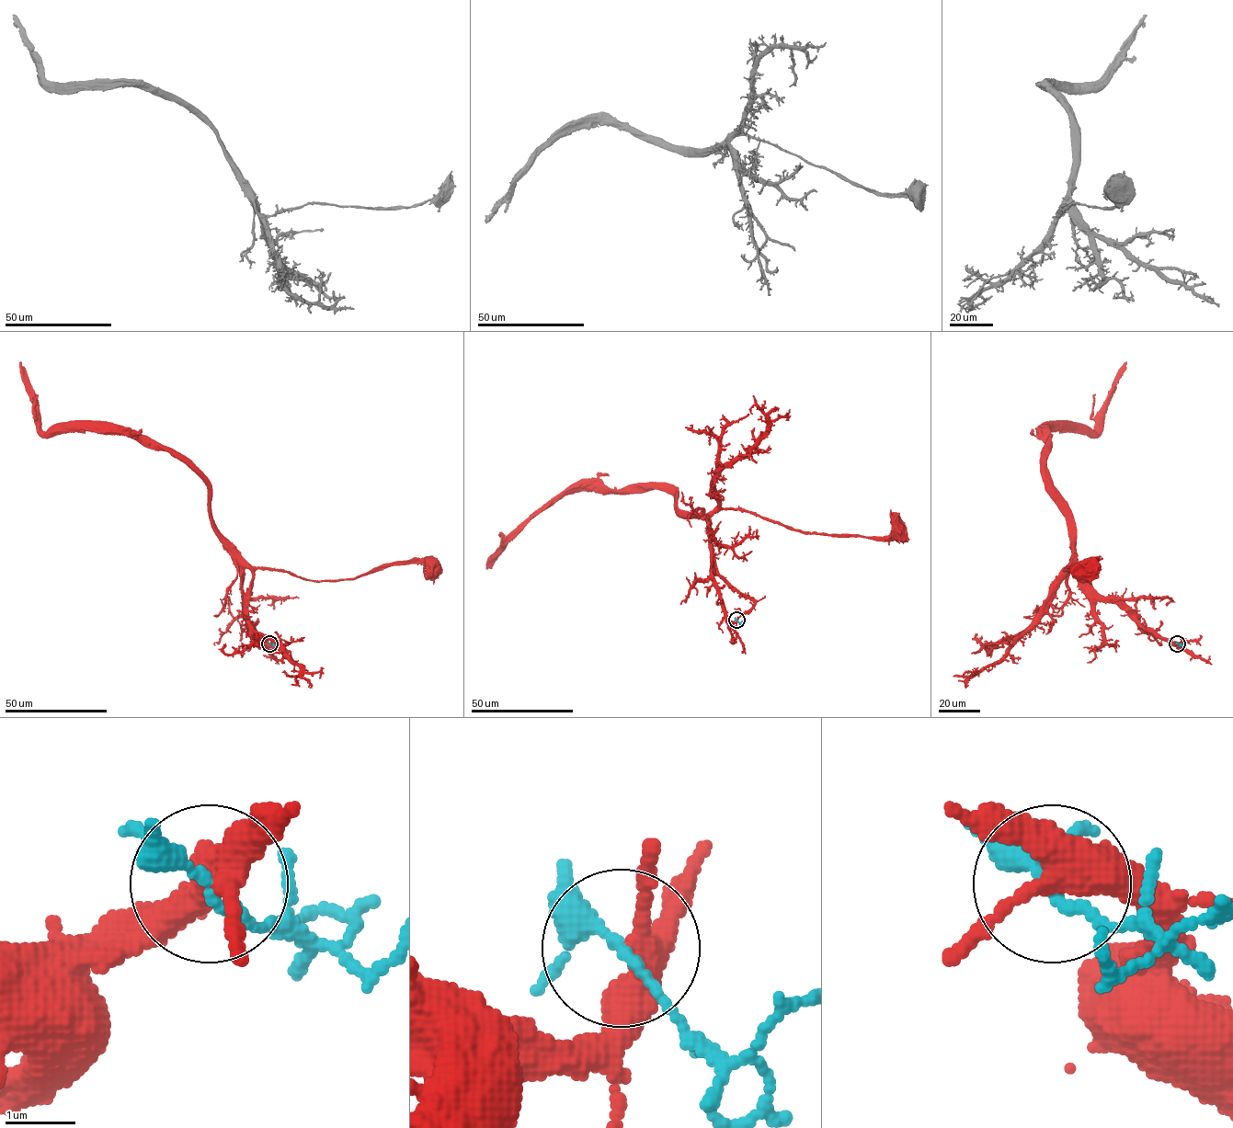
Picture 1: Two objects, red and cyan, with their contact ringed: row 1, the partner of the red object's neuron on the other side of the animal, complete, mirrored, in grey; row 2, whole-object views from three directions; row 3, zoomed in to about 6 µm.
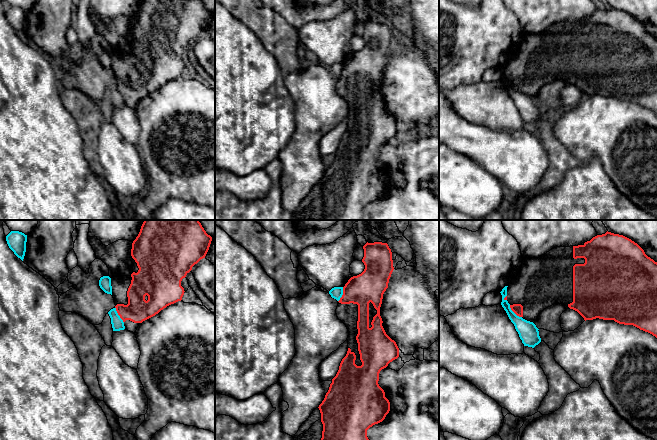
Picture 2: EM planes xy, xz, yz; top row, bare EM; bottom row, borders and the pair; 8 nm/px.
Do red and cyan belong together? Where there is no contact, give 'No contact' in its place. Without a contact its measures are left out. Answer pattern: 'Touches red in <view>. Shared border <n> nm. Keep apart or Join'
Touches red in yz. Shared border 140 nm. Keep apart

